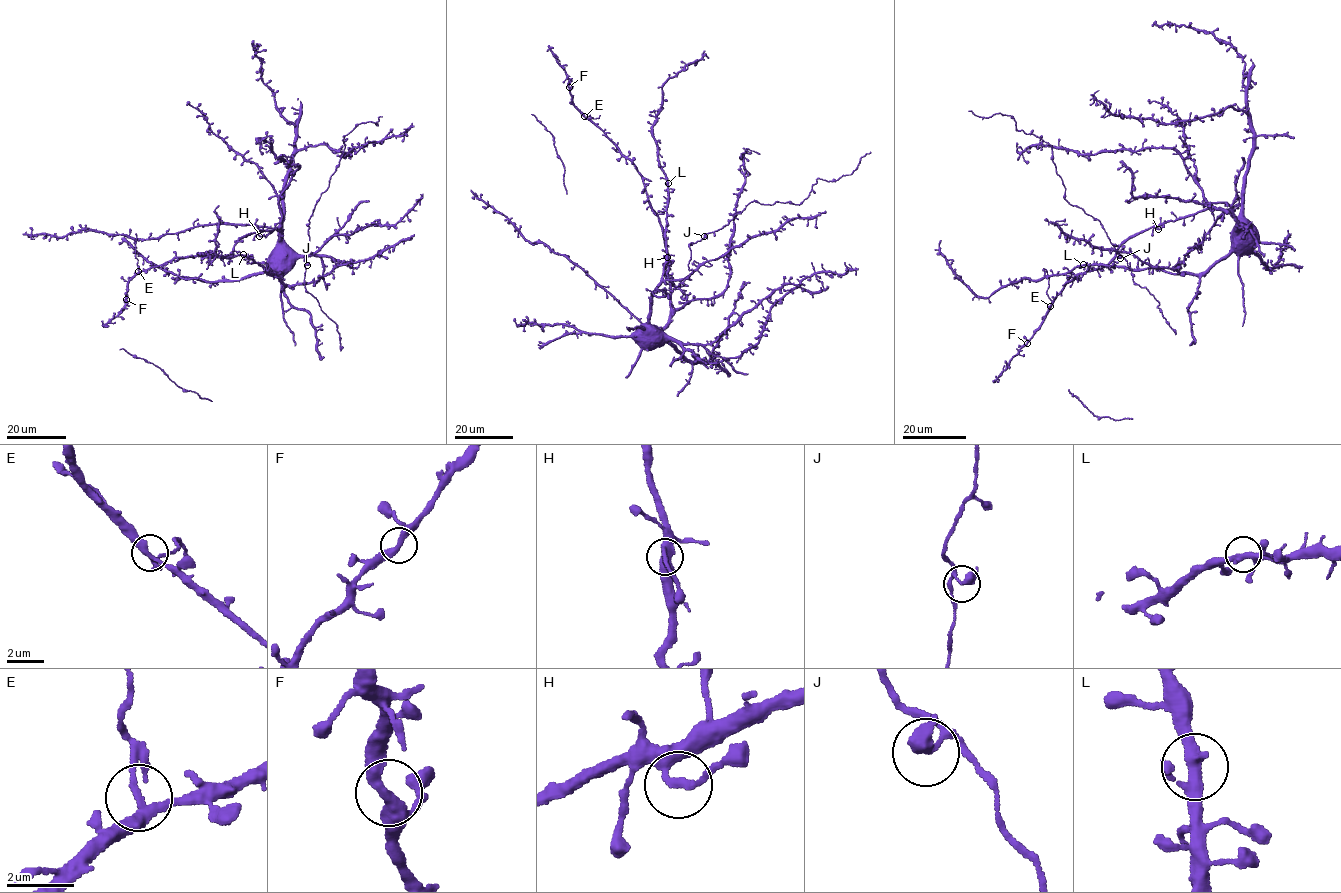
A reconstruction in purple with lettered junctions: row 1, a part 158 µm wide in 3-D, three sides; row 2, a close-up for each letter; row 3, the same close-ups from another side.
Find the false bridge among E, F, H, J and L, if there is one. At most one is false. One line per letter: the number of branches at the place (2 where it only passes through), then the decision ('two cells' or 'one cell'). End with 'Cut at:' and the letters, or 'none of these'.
E: 3 | two cells
F: 3 | one cell
H: 2 | one cell
J: 3 | one cell
L: 3 | one cell
Cut at: E

